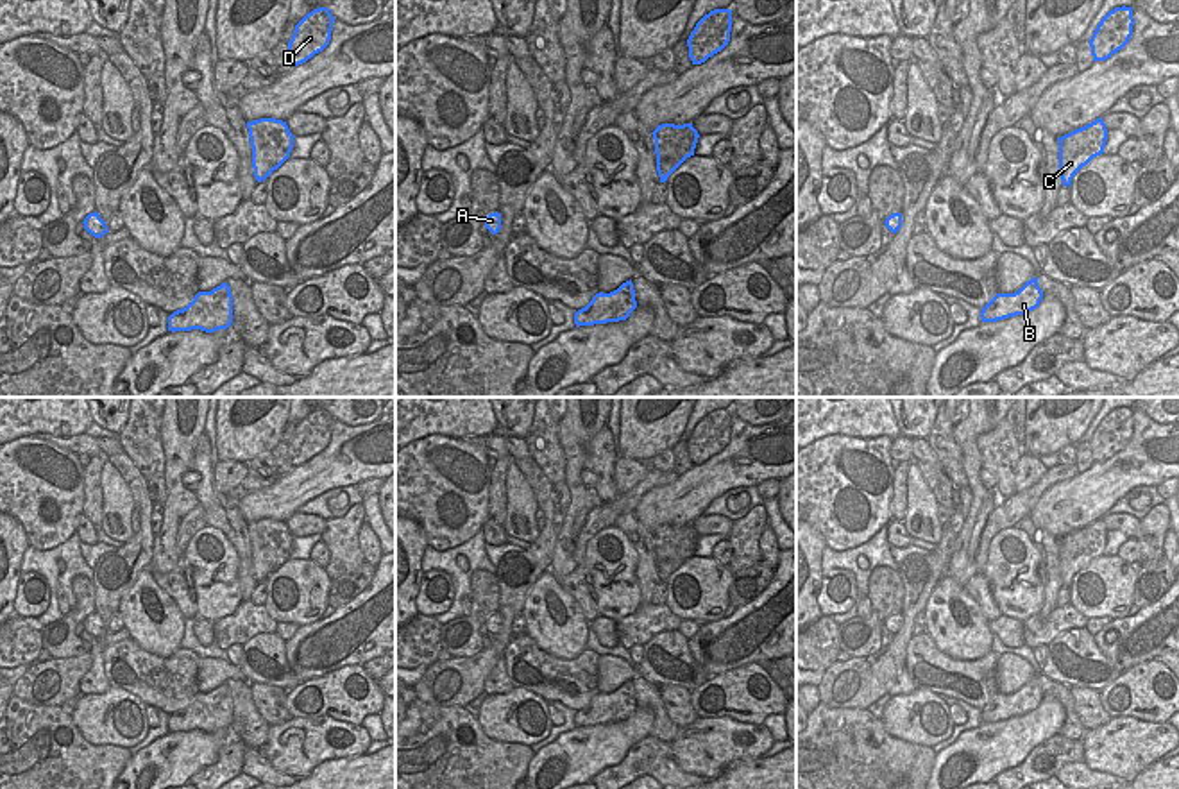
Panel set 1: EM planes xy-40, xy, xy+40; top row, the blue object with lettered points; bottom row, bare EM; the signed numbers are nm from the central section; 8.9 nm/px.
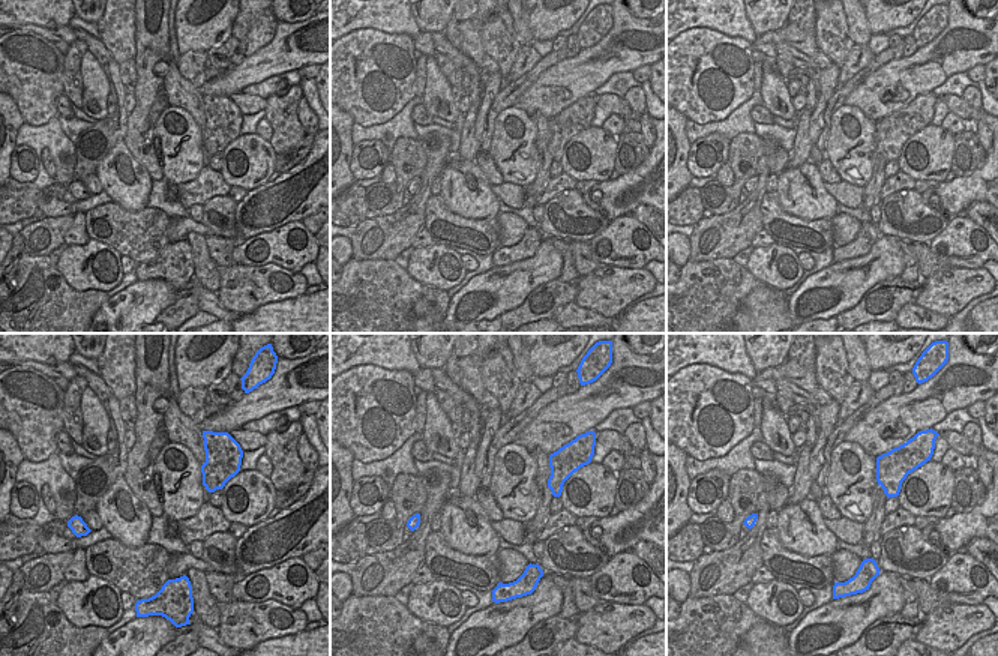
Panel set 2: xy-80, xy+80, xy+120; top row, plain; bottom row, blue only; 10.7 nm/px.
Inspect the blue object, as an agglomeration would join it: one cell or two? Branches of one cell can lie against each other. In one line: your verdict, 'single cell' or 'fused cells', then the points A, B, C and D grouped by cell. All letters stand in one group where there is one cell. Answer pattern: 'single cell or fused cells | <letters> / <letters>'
fused cells | A / B C D

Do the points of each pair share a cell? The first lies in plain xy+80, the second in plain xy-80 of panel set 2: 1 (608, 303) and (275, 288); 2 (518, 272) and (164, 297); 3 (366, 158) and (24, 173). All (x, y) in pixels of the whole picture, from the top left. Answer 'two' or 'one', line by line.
1: one
2: one
3: one

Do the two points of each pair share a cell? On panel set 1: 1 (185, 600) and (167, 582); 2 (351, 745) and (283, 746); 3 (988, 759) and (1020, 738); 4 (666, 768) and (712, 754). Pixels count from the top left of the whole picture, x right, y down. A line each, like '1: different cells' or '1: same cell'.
1: same cell
2: same cell
3: same cell
4: different cells

